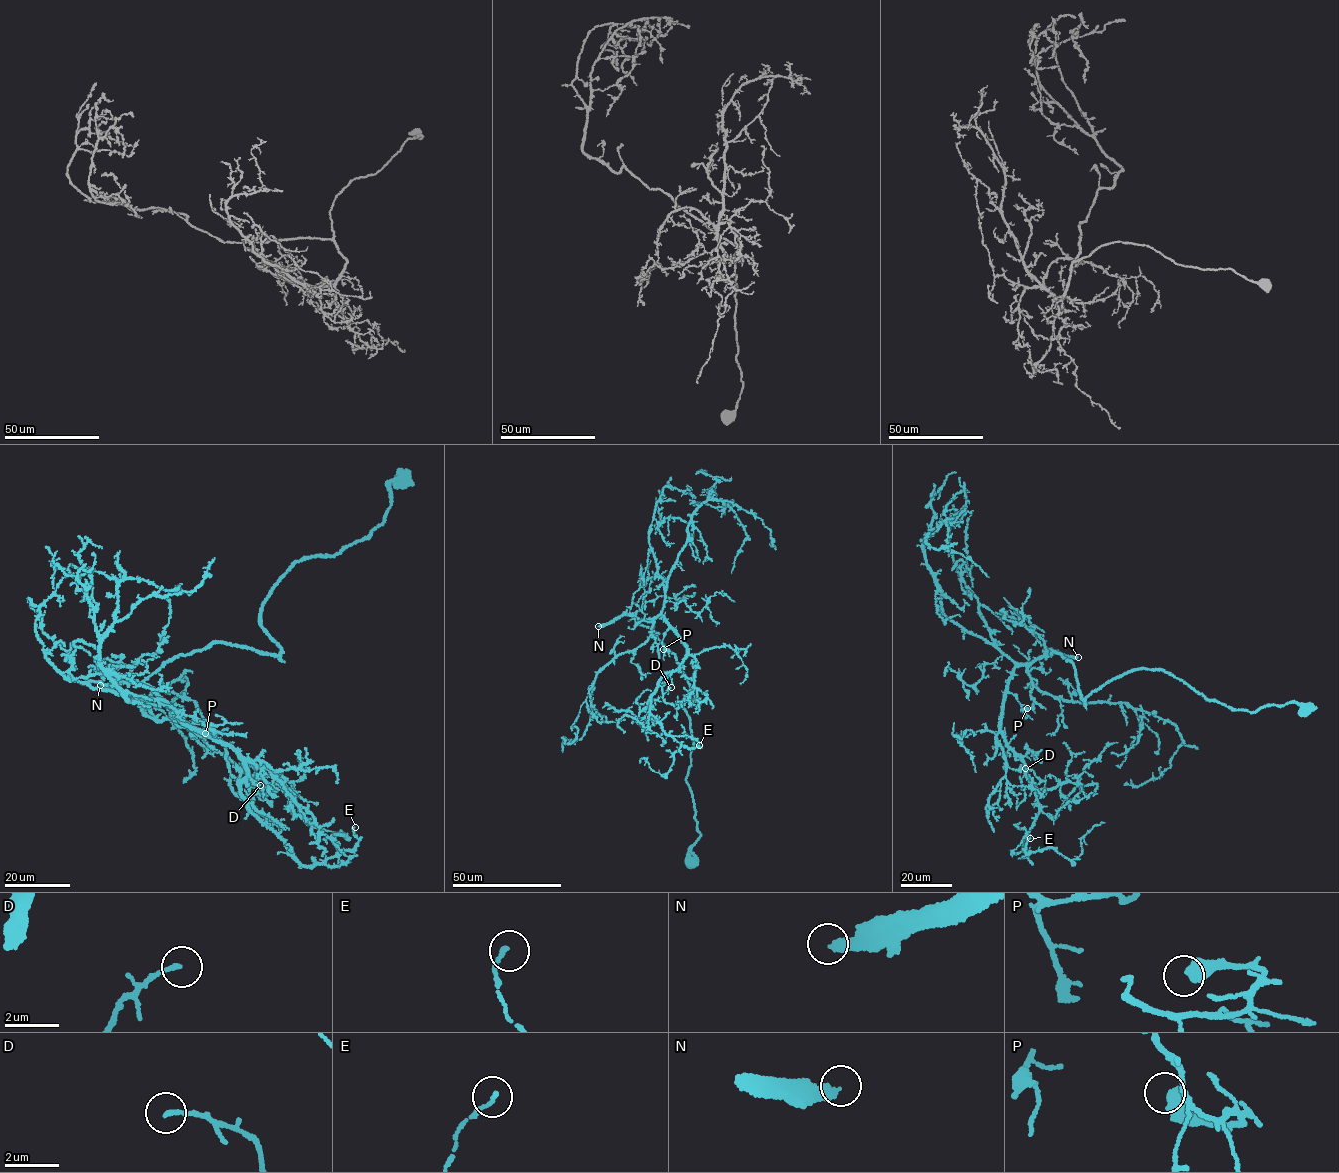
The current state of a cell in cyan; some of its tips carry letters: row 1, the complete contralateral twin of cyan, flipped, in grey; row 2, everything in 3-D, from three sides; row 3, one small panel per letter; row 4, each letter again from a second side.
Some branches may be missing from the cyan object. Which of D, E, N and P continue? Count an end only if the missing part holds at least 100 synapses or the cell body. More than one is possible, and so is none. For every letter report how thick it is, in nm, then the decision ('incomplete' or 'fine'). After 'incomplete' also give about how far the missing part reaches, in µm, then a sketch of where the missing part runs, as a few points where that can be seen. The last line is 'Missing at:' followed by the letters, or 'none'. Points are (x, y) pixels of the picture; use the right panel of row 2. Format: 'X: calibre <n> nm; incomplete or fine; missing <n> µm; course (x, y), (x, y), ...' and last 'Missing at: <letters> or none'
D: calibre 150 nm; fine
E: calibre 140 nm; fine
N: calibre 340 nm; incomplete; missing 250 µm
P: calibre 550 nm; fine
Missing at: N

